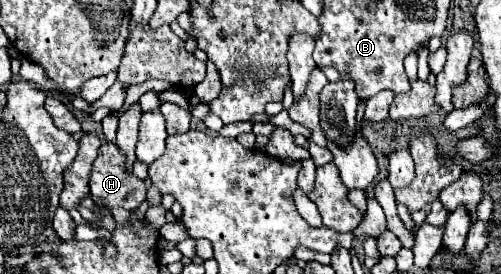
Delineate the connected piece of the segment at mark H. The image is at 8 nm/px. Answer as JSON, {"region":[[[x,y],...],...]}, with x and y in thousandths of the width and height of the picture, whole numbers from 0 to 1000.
{"region":[[[204,522],[176,675],[192,748],[267,770],[291,726],[287,661],[251,617],[248,558],[232,522]]]}

